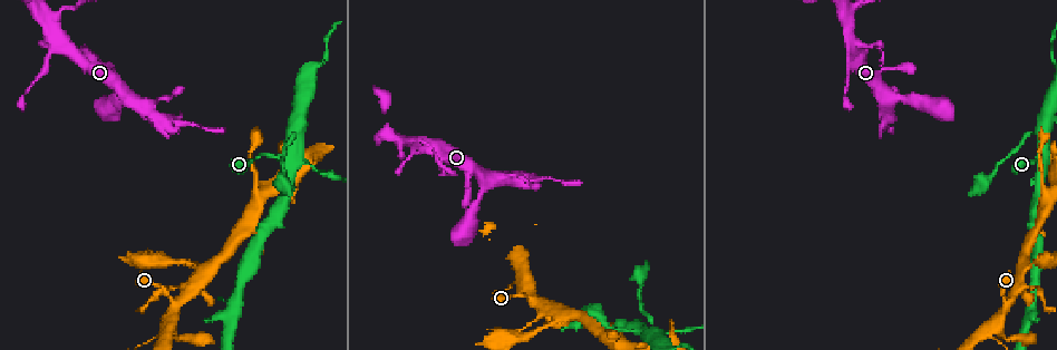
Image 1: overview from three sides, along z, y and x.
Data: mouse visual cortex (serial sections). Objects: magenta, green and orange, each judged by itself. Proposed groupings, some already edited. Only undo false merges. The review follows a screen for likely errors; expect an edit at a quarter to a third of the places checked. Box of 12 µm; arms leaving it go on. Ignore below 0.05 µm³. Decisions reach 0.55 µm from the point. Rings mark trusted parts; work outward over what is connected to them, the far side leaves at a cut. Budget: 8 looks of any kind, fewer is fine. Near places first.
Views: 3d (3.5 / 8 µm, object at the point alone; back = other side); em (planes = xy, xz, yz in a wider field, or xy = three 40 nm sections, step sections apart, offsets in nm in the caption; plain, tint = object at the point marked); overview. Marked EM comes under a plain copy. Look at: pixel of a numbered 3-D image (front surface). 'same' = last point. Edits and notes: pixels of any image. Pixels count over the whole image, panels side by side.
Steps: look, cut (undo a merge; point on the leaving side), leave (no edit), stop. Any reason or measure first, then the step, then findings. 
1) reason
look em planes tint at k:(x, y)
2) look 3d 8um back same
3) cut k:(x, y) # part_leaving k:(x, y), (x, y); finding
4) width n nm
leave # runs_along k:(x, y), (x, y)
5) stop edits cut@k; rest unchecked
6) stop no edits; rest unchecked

four arms meet
look 3d 3.5um at 1:(130, 102)

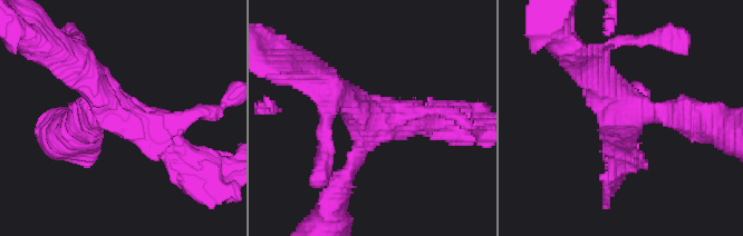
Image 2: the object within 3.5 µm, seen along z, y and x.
arm_widths 150, 250, 350, 350 nm
leave # continuous, no second cell

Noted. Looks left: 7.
sudden change in width
look em planes tint at 1:(287, 157)

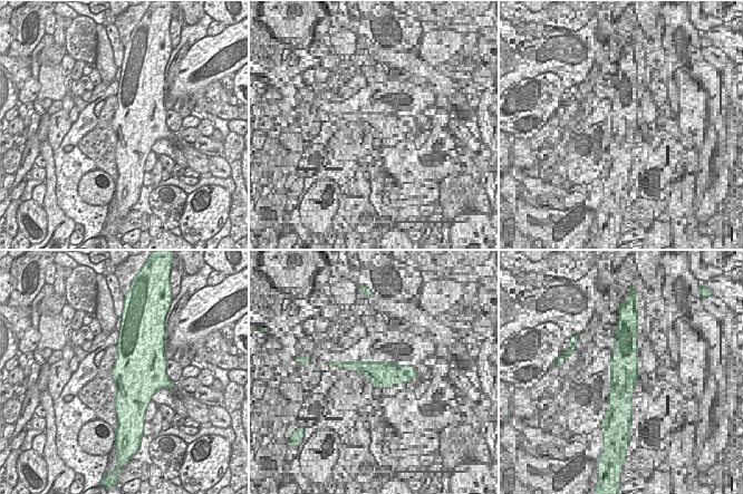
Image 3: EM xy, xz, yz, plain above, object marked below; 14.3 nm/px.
see where the arms go
look 3d 3.5um same

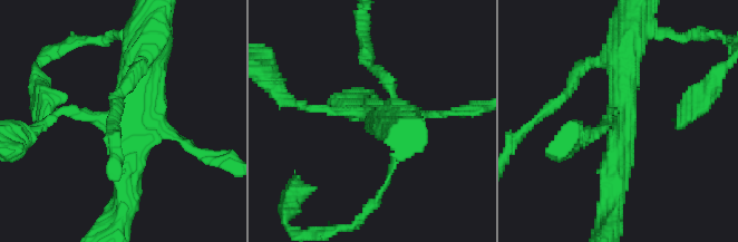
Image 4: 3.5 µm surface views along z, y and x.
width 750 nm
leave # runs_along 4:(300, 105), (379, 119), (376, 114); one cell here

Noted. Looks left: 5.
sharp bend
look 3d 3.5um back at 1:(550, 311)

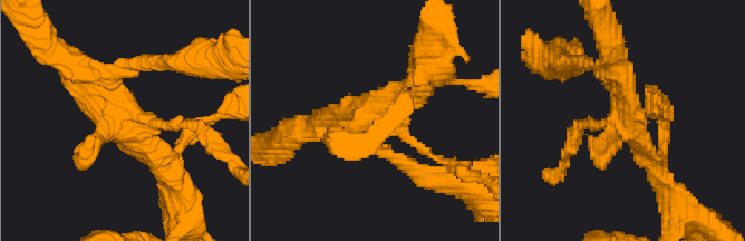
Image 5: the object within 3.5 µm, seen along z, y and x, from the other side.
look em xy step 2 tint at 5:(372, 112)

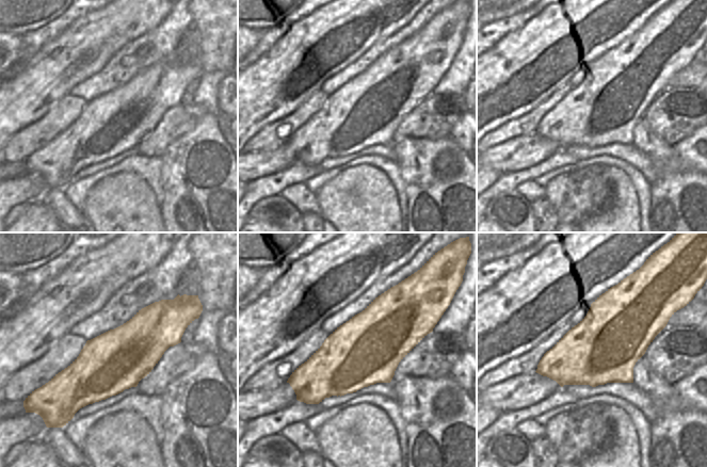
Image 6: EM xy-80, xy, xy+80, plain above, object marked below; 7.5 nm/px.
leave # all the same cell

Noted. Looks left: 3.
stop no edits; rest unchecked

